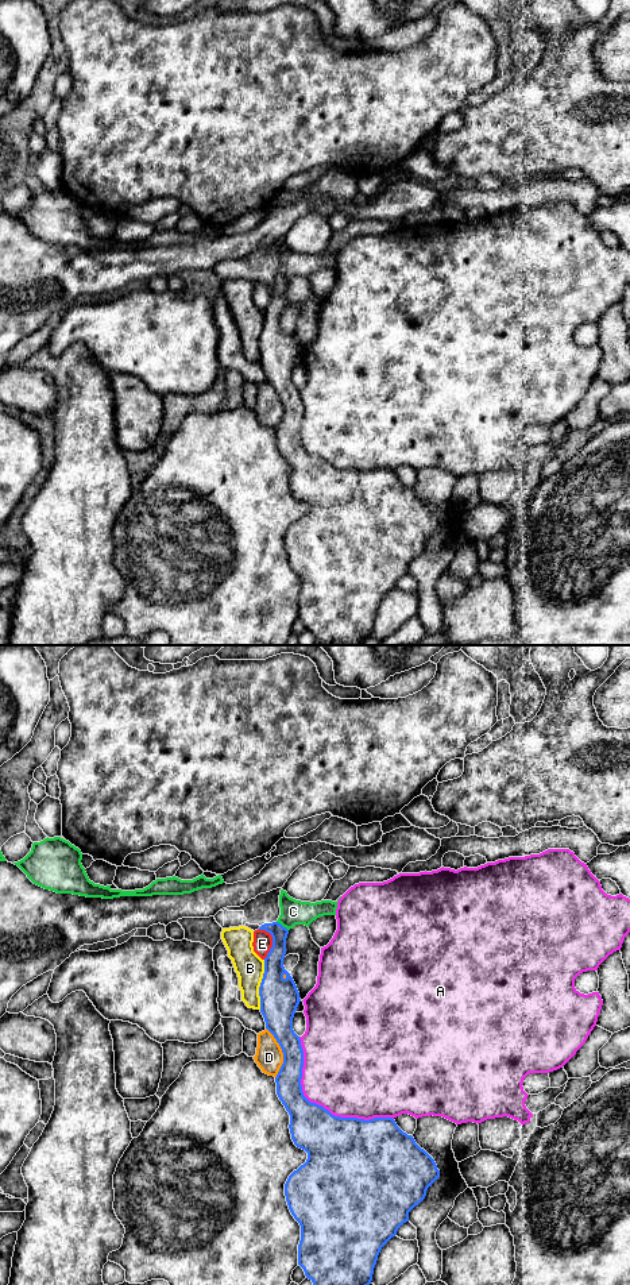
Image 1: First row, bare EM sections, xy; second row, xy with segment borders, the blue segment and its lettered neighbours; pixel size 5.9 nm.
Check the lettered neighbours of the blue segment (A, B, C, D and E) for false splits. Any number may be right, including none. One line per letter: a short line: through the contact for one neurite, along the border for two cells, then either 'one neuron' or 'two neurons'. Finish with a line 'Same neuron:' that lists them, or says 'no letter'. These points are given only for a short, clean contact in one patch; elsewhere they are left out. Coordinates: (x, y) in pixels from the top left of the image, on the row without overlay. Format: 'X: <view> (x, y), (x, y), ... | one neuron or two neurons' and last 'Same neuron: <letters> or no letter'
A: two neurons
B: two neurons
C: xy (277, 273), (288, 282) | two neurons
D: two neurons
E: two neurons
Same neuron: no letter

